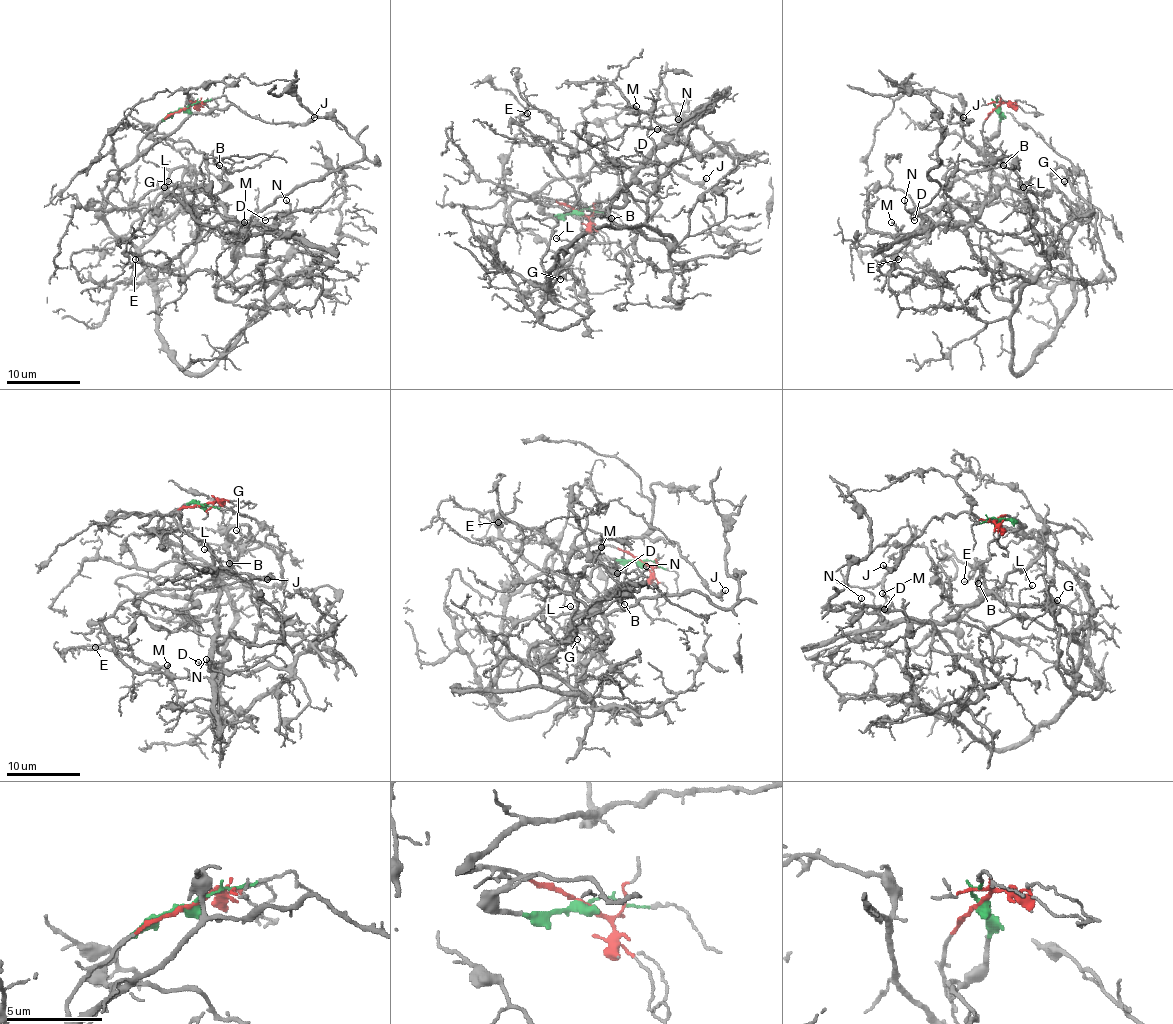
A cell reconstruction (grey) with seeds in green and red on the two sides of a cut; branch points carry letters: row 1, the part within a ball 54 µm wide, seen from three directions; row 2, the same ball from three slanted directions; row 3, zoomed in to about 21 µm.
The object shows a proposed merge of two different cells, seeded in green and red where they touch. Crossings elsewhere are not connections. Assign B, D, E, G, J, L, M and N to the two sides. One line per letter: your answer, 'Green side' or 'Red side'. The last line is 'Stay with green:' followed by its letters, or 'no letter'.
B: Green side
D: Green side
E: Red side
G: Red side
J: Red side
L: Green side
M: Green side
N: Green side
Stay with green: B, D, L, M, N

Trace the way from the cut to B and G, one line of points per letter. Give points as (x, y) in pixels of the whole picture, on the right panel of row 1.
B: (996, 107), (1000, 128), (985, 141), (995, 150), (996, 163), (1004, 165)
G: (996, 107), (982, 133), (985, 165), (1067, 246), (1071, 233), (1093, 211), (1085, 178), (1072, 174), (1063, 181)

